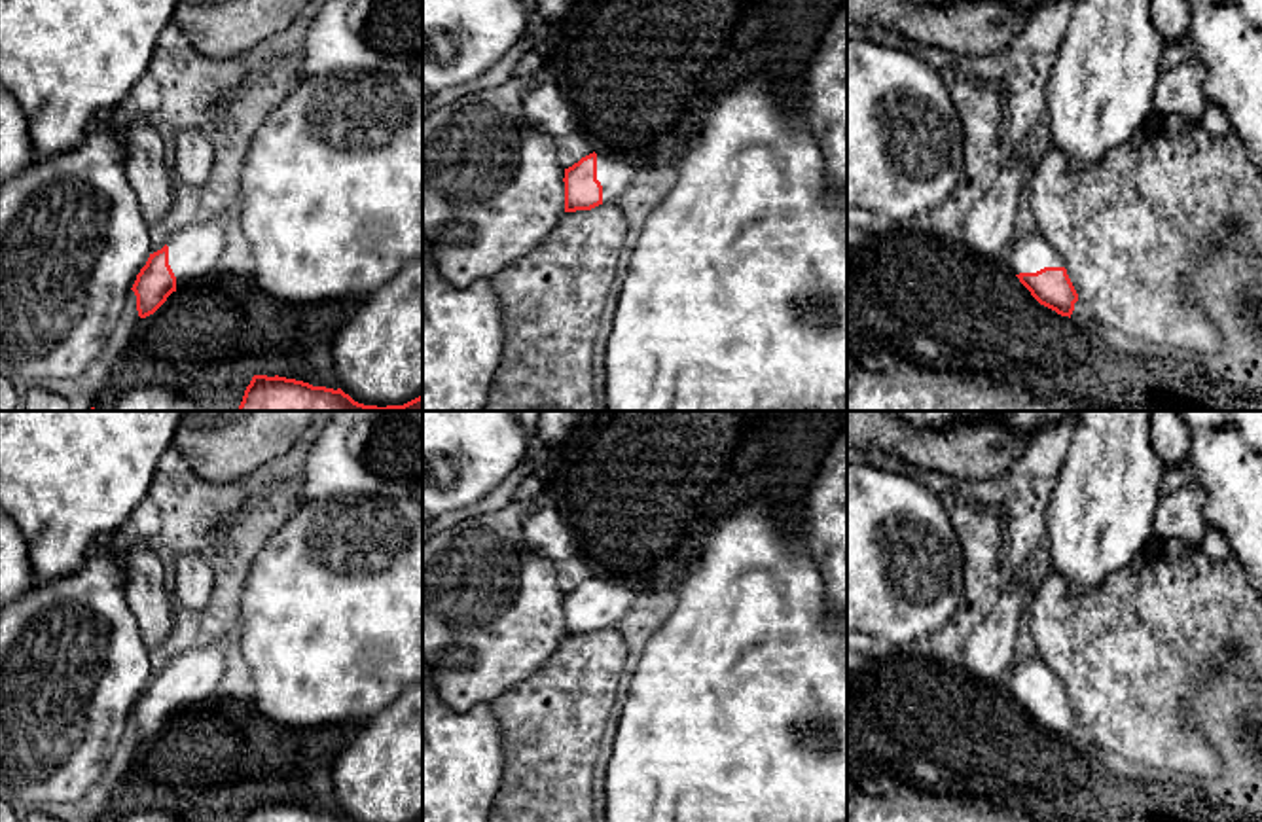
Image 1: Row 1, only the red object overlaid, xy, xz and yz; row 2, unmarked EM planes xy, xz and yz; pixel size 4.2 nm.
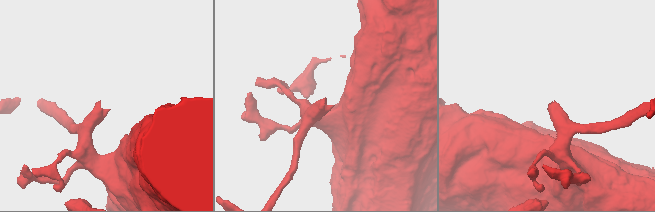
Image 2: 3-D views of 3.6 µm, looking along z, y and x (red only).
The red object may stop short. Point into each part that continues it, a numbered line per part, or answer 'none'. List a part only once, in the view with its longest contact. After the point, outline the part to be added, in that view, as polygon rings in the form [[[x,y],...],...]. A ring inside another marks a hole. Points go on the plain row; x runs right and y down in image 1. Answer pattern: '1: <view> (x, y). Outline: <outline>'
1: xz (616, 595). Outline: [[[597,574],[597,604],[603,610],[603,629],[616,623],[635,606],[640,593],[646,589],[642,580],[627,576]]]

